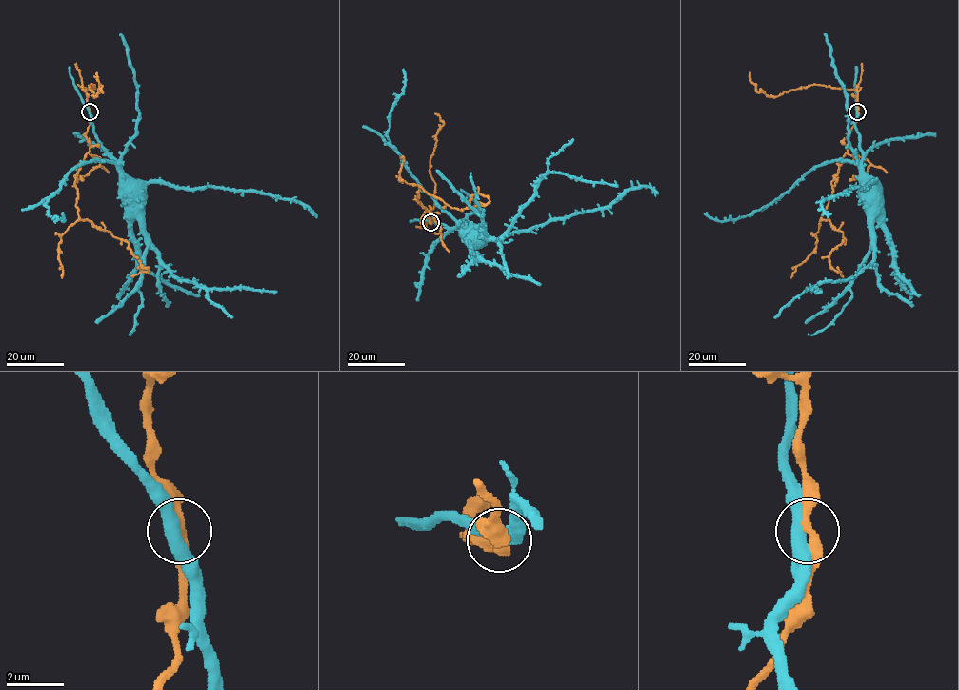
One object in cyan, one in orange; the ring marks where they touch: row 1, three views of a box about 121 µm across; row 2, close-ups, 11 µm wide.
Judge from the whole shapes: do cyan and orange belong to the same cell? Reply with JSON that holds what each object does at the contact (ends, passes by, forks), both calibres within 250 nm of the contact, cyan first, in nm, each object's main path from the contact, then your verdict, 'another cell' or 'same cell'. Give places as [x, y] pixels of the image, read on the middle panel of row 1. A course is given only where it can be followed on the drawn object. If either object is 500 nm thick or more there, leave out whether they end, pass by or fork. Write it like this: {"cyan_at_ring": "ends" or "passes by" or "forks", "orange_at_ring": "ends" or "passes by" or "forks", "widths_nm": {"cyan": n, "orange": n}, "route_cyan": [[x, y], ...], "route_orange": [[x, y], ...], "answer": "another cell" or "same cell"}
{"cyan_at_ring": "passes by", "orange_at_ring": "passes by", "widths_nm": {"cyan": 460, "orange": 340}, "route_cyan": [[430, 222], [433, 219], [436, 224], [449, 227], [465, 227], [473, 239], [482, 234], [479, 233]], "route_orange": [[430, 222], [426, 213], [430, 213], [415, 196], [420, 186], [461, 210], [476, 193], [489, 199], [472, 208]], "answer": "same cell"}

